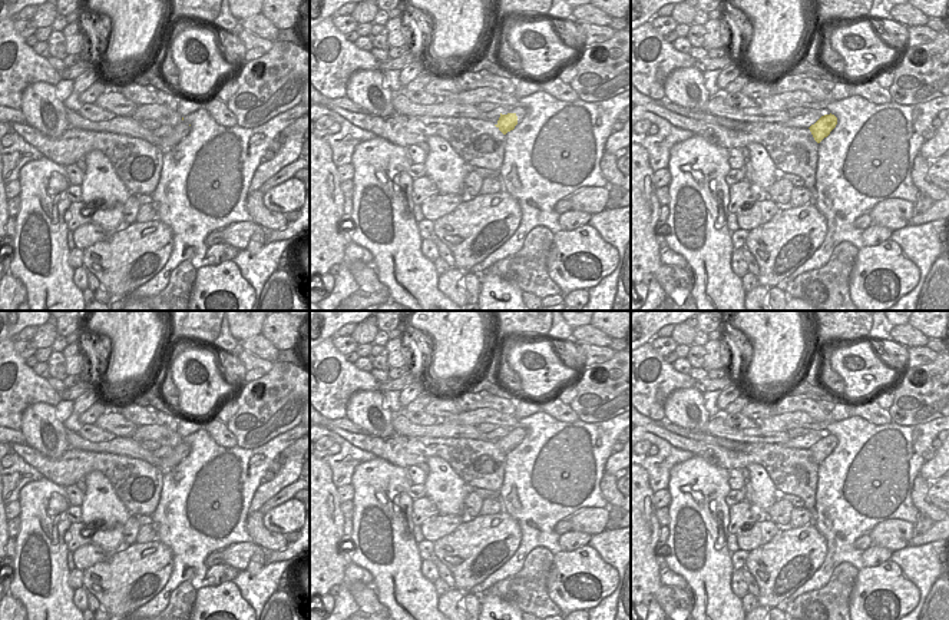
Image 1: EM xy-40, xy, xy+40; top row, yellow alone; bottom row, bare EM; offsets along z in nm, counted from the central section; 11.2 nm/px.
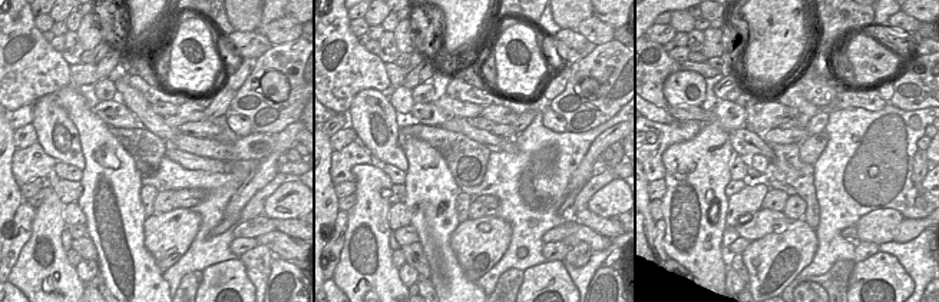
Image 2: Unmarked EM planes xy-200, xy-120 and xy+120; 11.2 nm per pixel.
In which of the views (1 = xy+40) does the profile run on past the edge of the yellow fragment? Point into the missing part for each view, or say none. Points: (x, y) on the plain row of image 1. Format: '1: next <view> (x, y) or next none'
1: next none

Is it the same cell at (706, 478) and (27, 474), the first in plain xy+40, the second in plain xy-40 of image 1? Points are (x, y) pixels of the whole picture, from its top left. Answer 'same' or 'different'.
different

